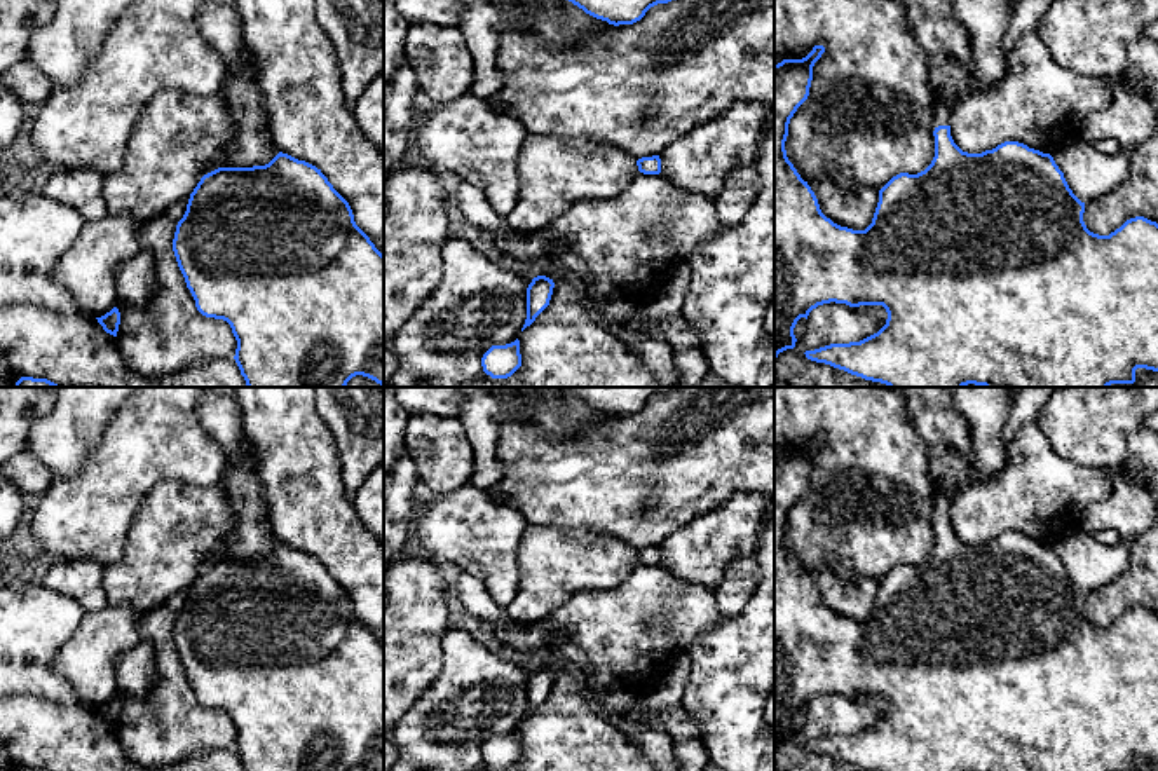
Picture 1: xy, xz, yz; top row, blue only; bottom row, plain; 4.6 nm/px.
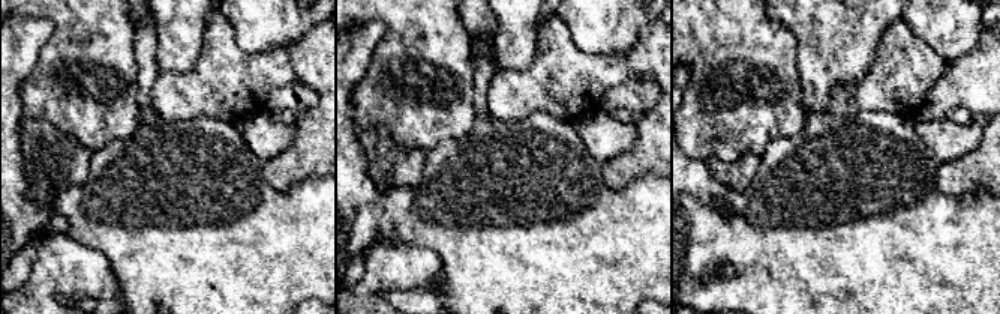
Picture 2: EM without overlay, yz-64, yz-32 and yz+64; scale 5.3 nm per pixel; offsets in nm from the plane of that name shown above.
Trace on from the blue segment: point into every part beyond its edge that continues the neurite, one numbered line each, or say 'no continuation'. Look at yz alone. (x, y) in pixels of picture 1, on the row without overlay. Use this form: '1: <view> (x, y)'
1: yz (942, 503)

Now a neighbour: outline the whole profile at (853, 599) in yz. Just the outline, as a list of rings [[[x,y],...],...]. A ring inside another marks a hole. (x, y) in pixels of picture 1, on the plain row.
[[[828,565],[807,572],[821,604],[841,617],[865,621],[874,609],[879,581],[872,577],[842,579]]]

